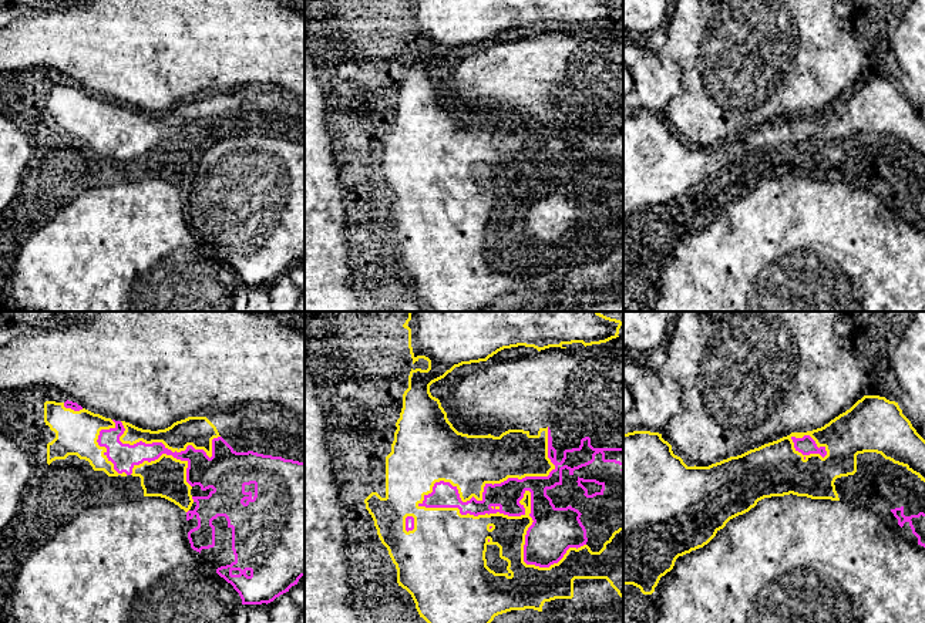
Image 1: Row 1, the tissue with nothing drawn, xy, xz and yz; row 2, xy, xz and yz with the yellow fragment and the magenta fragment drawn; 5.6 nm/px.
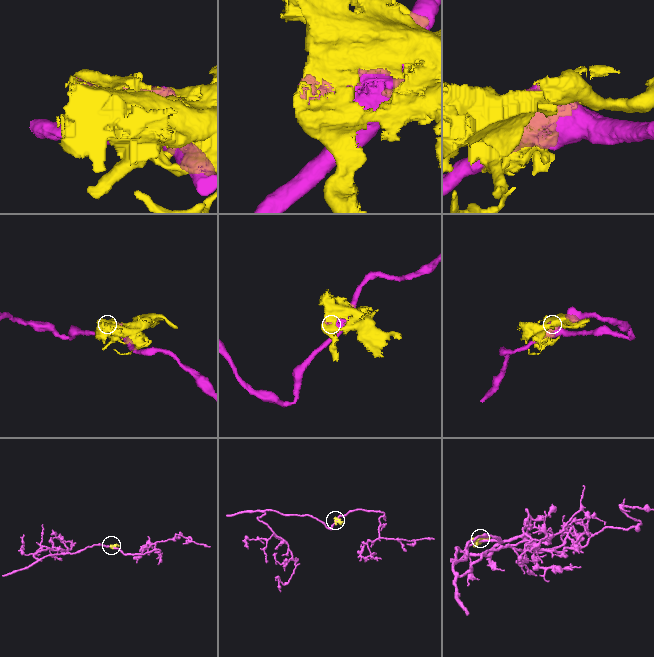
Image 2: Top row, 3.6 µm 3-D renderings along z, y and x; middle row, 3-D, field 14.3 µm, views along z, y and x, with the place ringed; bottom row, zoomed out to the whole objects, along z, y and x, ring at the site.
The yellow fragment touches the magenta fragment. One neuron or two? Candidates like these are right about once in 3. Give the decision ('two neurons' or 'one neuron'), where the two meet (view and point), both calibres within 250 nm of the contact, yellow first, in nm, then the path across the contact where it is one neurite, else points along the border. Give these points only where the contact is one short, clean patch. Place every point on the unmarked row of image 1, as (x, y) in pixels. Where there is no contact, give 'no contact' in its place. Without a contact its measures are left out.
two neurons | xz (530, 174) | 280/260 nm

